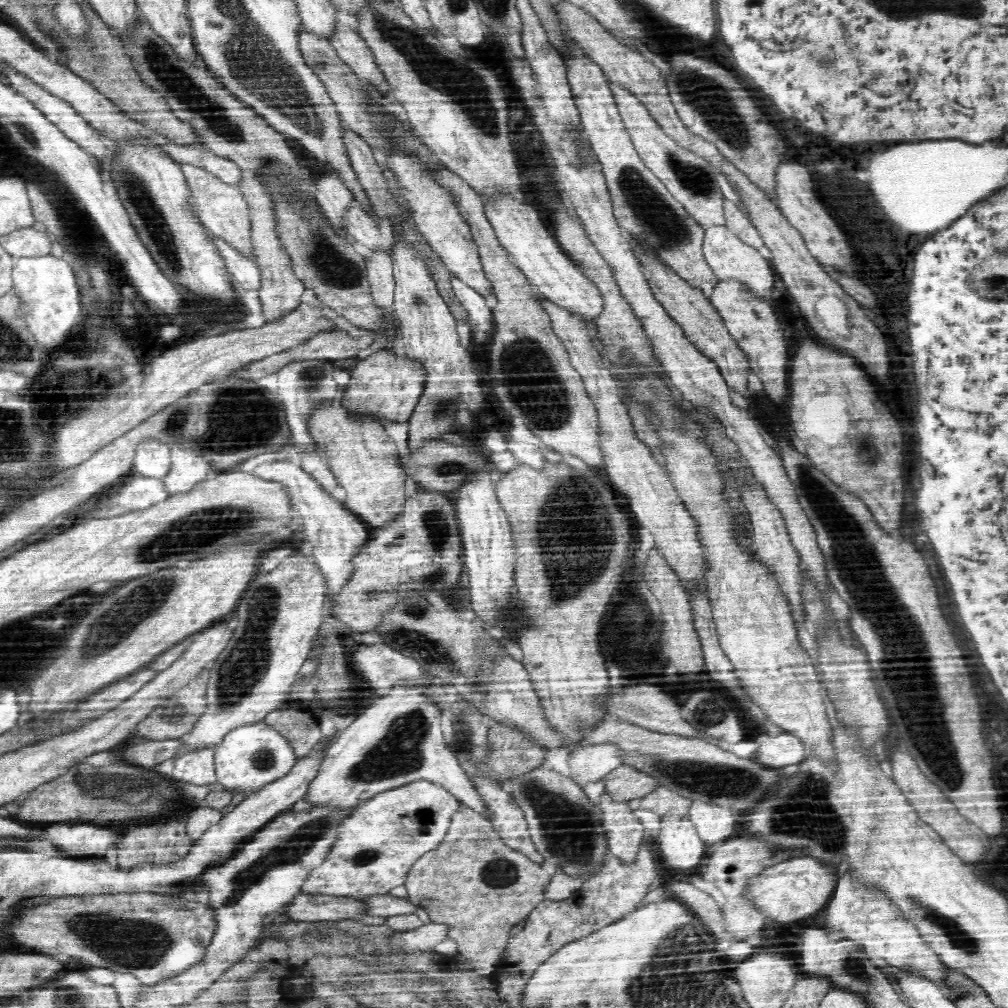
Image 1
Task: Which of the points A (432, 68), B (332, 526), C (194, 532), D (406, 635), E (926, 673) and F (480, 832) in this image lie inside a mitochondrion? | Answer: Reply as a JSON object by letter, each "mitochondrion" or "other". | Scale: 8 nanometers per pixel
{"A":"mitochondrion","B":"other","C":"mitochondrion","D":"mitochondrion","E":"mitochondrion","F":"other"}

